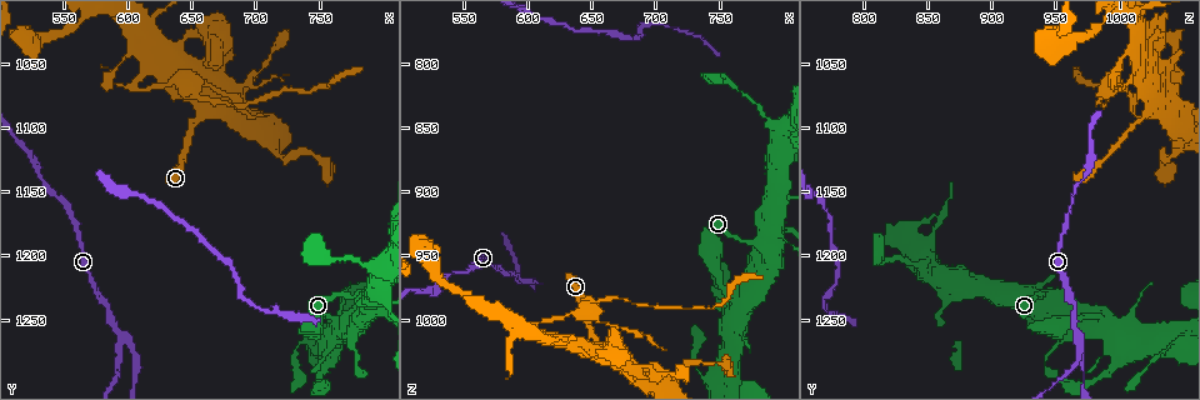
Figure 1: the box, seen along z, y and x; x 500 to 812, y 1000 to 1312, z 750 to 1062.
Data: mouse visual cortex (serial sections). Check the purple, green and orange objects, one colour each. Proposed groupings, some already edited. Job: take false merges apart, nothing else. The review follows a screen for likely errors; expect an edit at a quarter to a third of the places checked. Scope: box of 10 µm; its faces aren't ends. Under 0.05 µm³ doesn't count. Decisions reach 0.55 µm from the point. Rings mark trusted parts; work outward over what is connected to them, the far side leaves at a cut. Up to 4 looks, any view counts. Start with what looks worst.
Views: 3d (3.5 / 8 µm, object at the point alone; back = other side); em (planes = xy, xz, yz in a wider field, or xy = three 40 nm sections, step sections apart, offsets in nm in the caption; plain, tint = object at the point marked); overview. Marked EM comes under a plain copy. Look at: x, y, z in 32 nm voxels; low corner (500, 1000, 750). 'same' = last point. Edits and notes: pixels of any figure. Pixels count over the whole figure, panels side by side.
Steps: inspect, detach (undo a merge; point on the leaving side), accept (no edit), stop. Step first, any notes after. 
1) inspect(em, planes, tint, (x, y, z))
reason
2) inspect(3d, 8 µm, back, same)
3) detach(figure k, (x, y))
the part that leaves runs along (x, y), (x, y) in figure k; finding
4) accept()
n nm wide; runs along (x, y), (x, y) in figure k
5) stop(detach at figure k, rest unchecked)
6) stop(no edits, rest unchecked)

inspect(3d, 3.5 µm, (786, 1234, 938))
small branch off a trunk

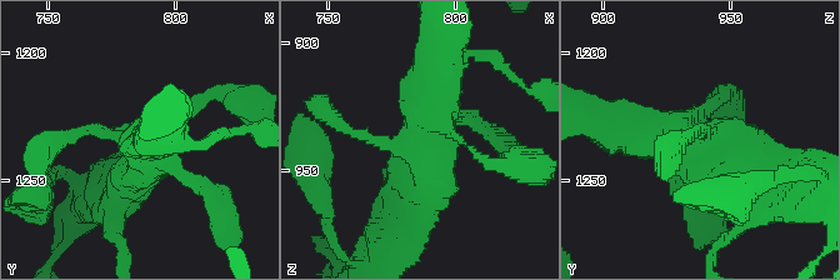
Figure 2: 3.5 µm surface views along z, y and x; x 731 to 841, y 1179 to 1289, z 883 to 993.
inspect(em, planes, tint, (786, 1234, 941))

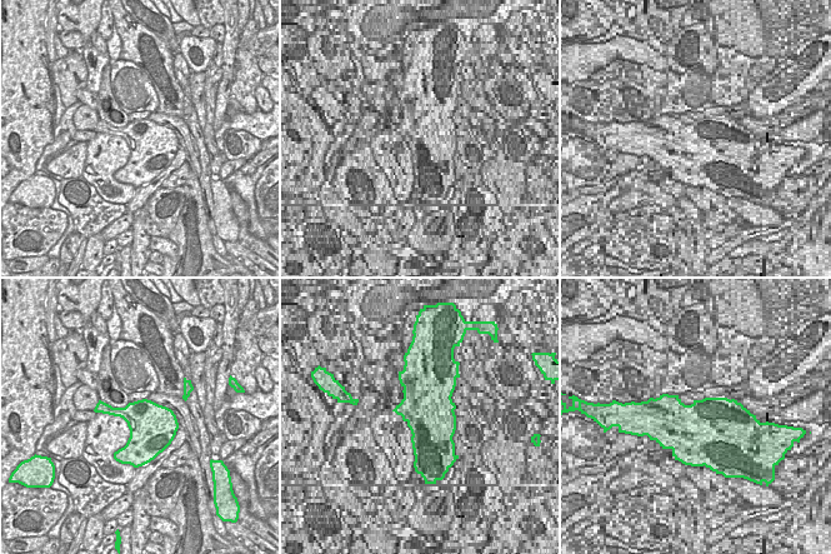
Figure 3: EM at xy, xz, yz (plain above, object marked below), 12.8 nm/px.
accept()
runs along (343, 128), (430, 156), (411, 204) in figure 2; all the same cell

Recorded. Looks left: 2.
inspect(3d, 3.5 µm, back, (662, 1078, 1024))
four-way junction

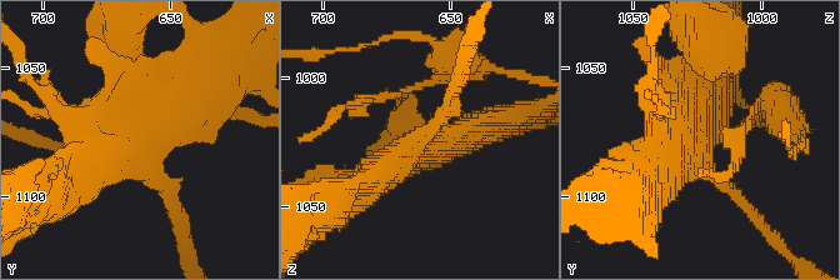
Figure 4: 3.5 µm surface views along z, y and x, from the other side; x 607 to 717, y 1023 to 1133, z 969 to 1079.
inspect(em, xy, step 3, tint, (664, 1080, 1026))
now the EM

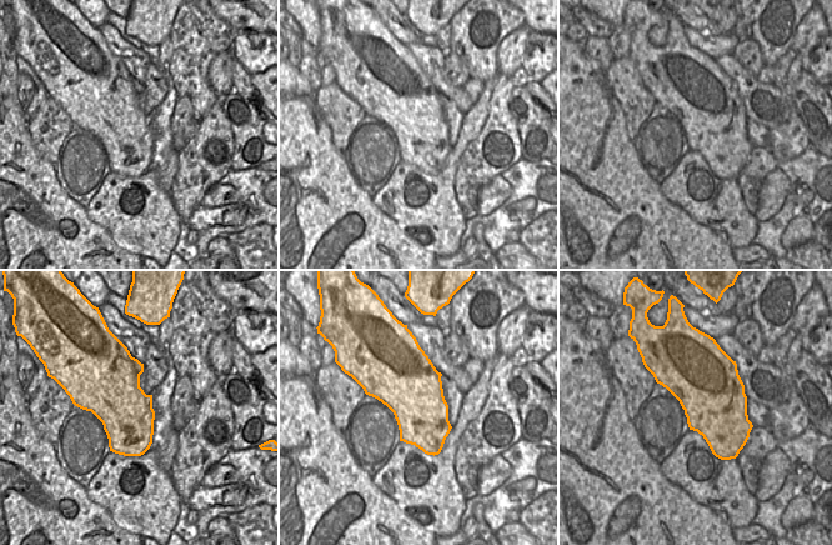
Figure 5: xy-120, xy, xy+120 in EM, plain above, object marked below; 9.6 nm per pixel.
accept()
runs along (740, 199), (693, 134), (708, 80) in figure 4; one cell here

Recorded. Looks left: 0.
stop(no edits, rest unchecked)

